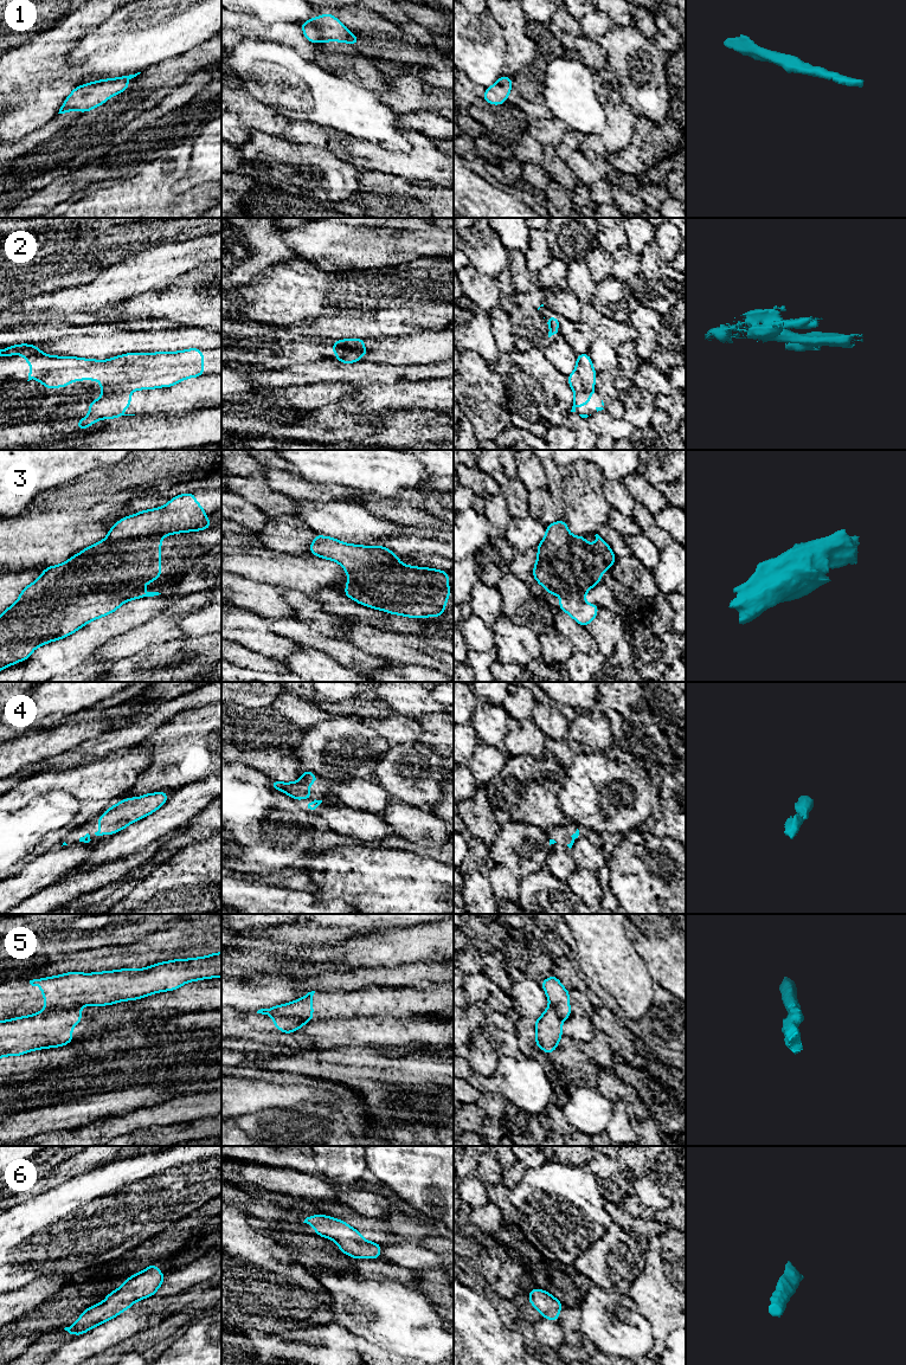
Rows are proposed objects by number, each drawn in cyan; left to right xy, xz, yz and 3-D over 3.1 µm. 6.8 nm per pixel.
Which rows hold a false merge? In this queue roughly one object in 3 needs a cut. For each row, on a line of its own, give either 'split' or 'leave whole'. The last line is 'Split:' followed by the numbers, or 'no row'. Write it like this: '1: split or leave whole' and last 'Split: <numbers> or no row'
1: leave whole
2: split
3: leave whole
4: leave whole
5: split
6: leave whole
Split: 2, 5

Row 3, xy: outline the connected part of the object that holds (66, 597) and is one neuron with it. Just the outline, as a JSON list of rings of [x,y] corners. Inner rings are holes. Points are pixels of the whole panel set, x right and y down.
[[[194,491],[173,497],[161,508],[139,511],[123,517],[113,526],[107,537],[71,556],[64,564],[46,567],[40,578],[25,587],[17,603],[0,616],[0,670],[27,659],[33,650],[46,643],[62,639],[85,624],[115,612],[126,601],[154,597],[159,592],[144,592],[143,584],[150,584],[161,577],[161,539],[185,532],[211,528],[206,511],[194,498]]]

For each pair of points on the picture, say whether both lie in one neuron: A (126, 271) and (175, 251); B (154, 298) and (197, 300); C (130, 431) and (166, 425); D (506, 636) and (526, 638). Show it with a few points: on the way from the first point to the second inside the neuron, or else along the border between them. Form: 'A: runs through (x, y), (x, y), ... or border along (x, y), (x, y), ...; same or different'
A: runs through (137, 271), (145, 271), (164, 263); same
B: runs through (165, 300), (186, 300); same
C: runs through (139, 431), (158, 431); same
D: runs through (511, 638), (521, 638); same

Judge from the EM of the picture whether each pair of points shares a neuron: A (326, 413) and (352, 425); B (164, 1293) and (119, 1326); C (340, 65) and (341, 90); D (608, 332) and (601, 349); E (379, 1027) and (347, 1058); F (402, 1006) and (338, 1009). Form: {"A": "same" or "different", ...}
{"A": "same", "B": "different", "C": "different", "D": "different", "E": "different", "F": "same"}

